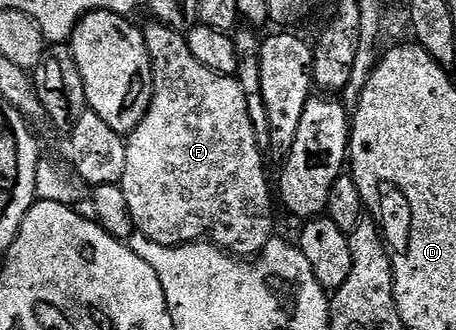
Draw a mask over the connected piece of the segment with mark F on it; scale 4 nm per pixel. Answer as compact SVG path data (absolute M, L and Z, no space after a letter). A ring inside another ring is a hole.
M156 23L144 26L143 32L153 64L153 98L139 127L128 134L127 168L120 184L131 210L133 228L155 243L183 245L208 239L235 257L252 259L274 236L275 189L269 186L269 177L265 174L267 157L257 142L243 87L236 76L224 77L203 67L203 63L191 55L186 34Z

